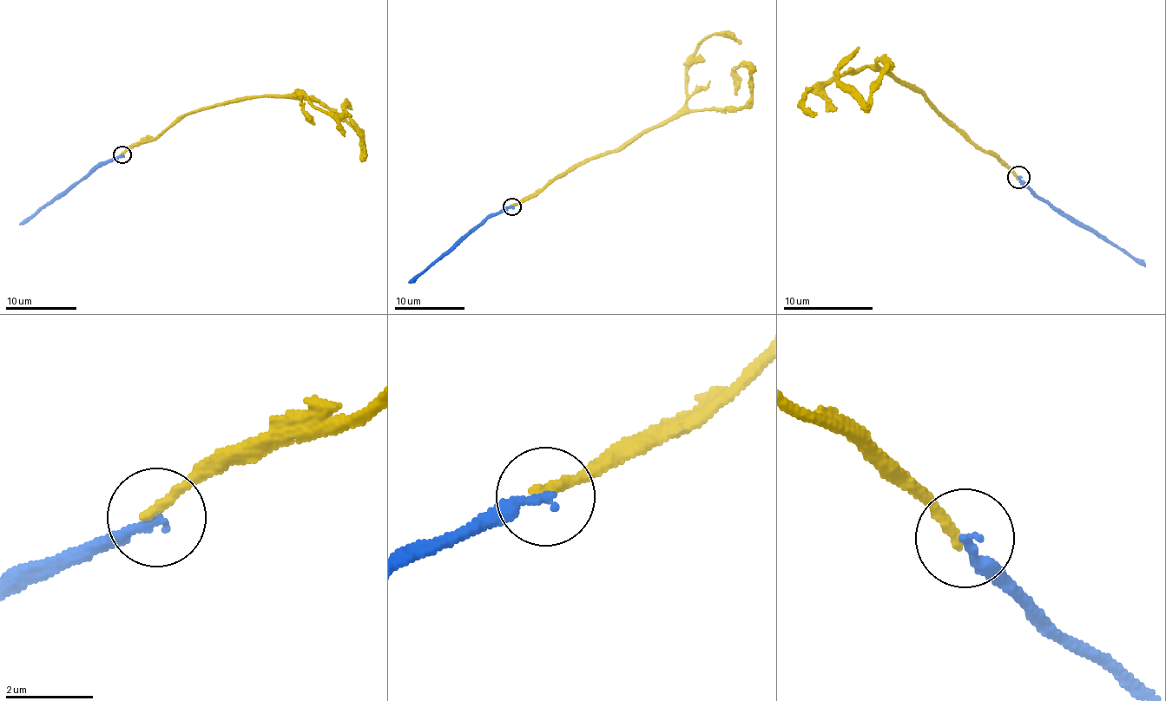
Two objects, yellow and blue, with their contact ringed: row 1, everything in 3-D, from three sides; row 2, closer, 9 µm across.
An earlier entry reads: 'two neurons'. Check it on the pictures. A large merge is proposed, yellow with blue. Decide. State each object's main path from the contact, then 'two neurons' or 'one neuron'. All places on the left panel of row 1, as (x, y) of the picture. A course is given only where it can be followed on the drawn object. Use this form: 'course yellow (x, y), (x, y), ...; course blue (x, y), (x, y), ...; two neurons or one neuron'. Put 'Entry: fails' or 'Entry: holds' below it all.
course yellow (122, 154), (182, 117), (265, 96), (321, 101), (362, 134), (362, 154), (364, 138), (344, 110), (348, 99); course blue (122, 154), (105, 161), (19, 225); two neurons
Entry: holds

